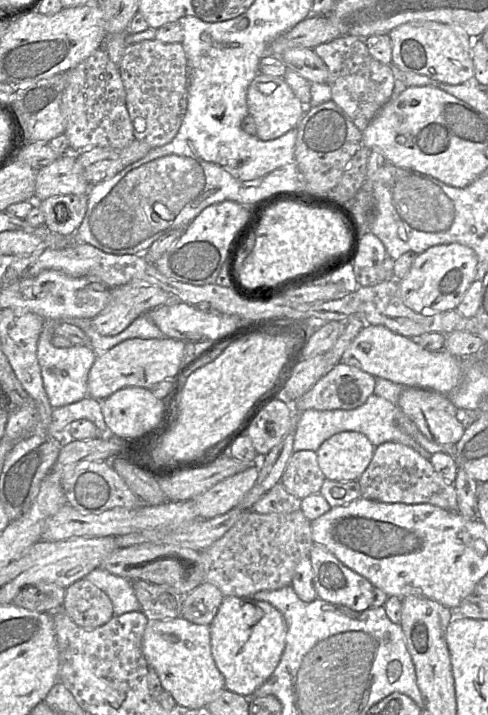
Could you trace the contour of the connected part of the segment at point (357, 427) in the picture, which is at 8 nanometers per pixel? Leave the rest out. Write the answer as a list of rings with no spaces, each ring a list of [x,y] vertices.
[[[372,394],[363,405],[356,409],[324,411],[309,409],[296,413],[293,451],[309,450],[316,452],[321,444],[333,435],[345,431],[355,431],[364,434],[375,447],[385,442],[396,442],[412,448],[422,457],[430,460],[432,454],[425,450],[411,436],[403,432],[397,425],[397,414],[399,414],[399,411],[401,410],[396,404]]]

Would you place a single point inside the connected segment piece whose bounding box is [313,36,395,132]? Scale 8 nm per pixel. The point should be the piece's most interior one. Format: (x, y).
(361, 86)

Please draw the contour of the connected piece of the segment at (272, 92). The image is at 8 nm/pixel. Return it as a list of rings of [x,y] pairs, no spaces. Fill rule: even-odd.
[[[259,73],[249,85],[247,91],[249,115],[256,125],[256,137],[261,141],[277,139],[296,128],[305,114],[305,106],[296,97],[283,77]]]

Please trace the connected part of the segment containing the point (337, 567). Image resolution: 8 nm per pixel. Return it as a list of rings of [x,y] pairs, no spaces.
[[[313,543],[309,560],[318,598],[357,612],[372,607],[373,585],[343,565],[324,546]]]

